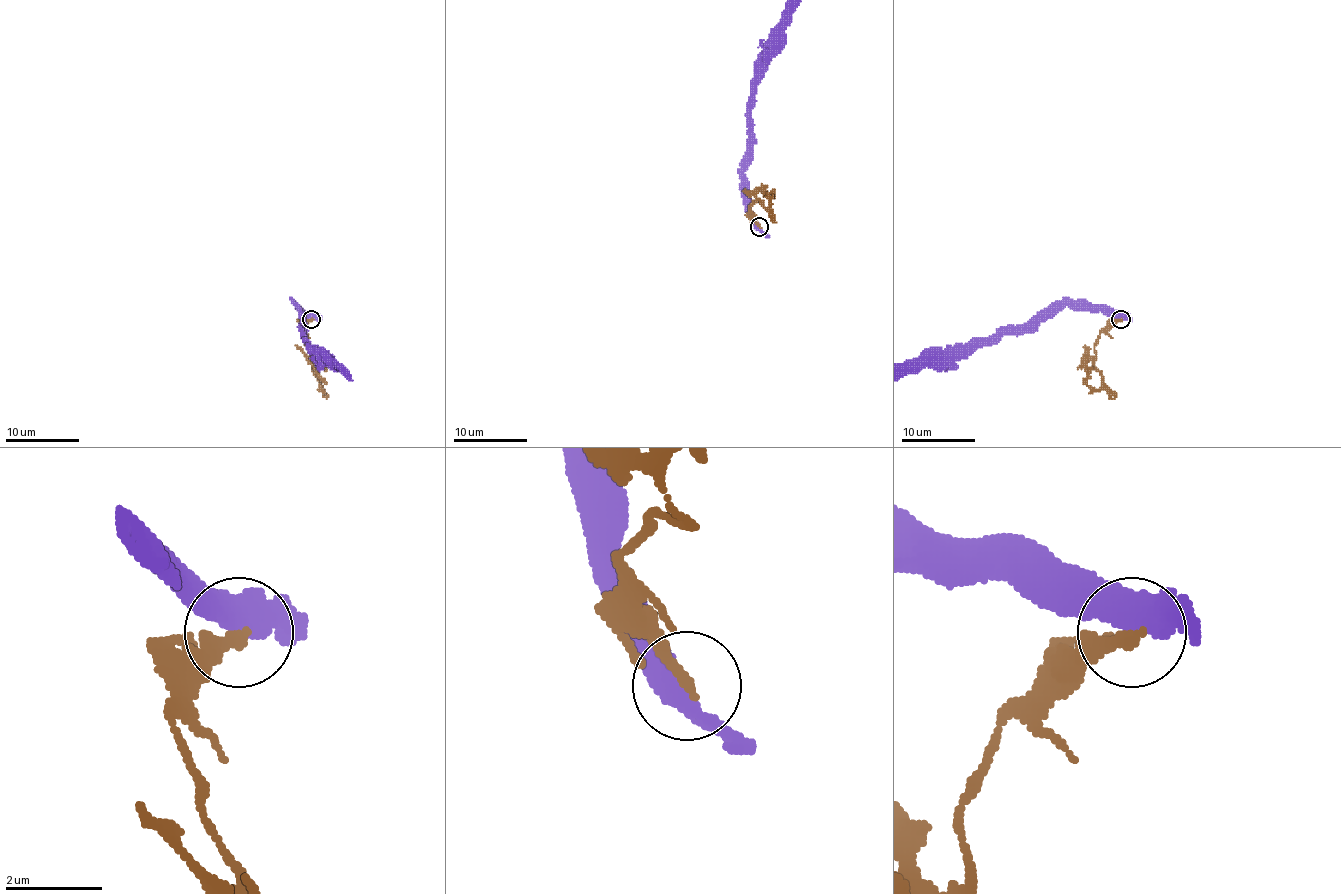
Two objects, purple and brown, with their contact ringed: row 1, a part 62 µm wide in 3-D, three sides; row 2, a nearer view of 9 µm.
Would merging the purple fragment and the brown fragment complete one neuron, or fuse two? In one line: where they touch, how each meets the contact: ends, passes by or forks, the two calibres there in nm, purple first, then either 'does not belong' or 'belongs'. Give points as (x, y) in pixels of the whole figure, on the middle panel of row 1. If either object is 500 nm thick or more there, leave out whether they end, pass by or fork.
(759, 226) | purple passes by | brown ends | 440/280 nm | belongs

